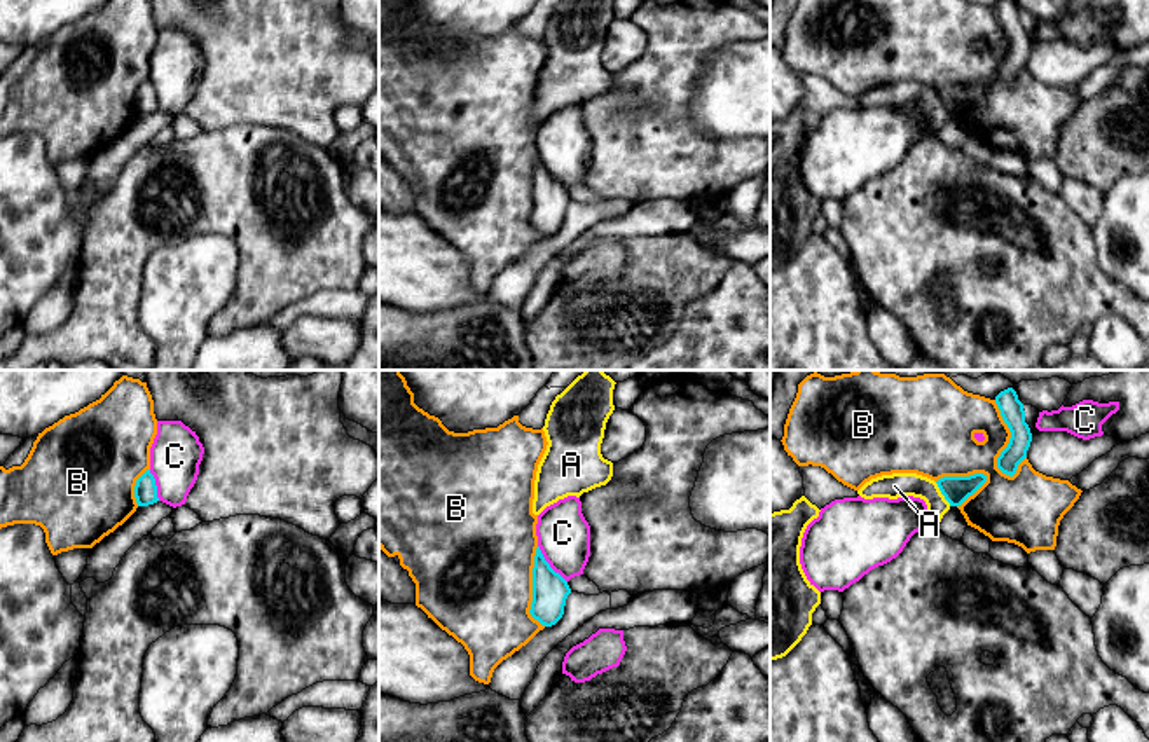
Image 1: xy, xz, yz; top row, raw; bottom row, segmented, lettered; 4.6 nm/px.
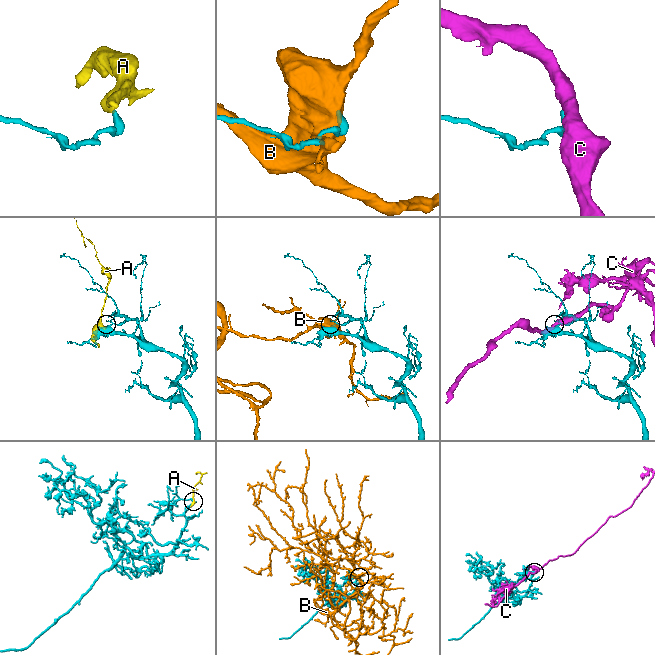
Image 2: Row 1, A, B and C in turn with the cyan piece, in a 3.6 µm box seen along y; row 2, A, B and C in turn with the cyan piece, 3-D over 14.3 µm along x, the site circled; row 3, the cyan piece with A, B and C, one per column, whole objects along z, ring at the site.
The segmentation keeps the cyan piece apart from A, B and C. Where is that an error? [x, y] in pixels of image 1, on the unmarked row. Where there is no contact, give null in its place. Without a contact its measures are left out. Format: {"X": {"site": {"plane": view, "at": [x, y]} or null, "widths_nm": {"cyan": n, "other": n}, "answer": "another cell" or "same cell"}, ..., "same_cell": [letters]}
{"A": {"site": {"plane": "yz", "at": [942, 102]}, "widths_nm": {"cyan": 130, "other": 120}, "answer": "another cell"}, "B": {"site": {"plane": "yz", "at": [1010, 49]}, "widths_nm": {"cyan": 110, "other": 220}, "answer": "another cell"}, "C": {"site": {"plane": "xz", "at": [549, 173]}, "widths_nm": {"cyan": 160, "other": 240}, "answer": "another cell"}, "same_cell": []}

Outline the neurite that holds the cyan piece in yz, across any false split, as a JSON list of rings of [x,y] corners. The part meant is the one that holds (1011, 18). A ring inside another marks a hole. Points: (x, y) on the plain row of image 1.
[[[1001,0],[995,5],[995,12],[1011,40],[1008,56],[997,66],[997,77],[1002,82],[1013,86],[1018,79],[1018,73],[1027,66],[1032,42],[1029,33],[1025,31],[1023,12],[1018,9],[1016,0]]]

